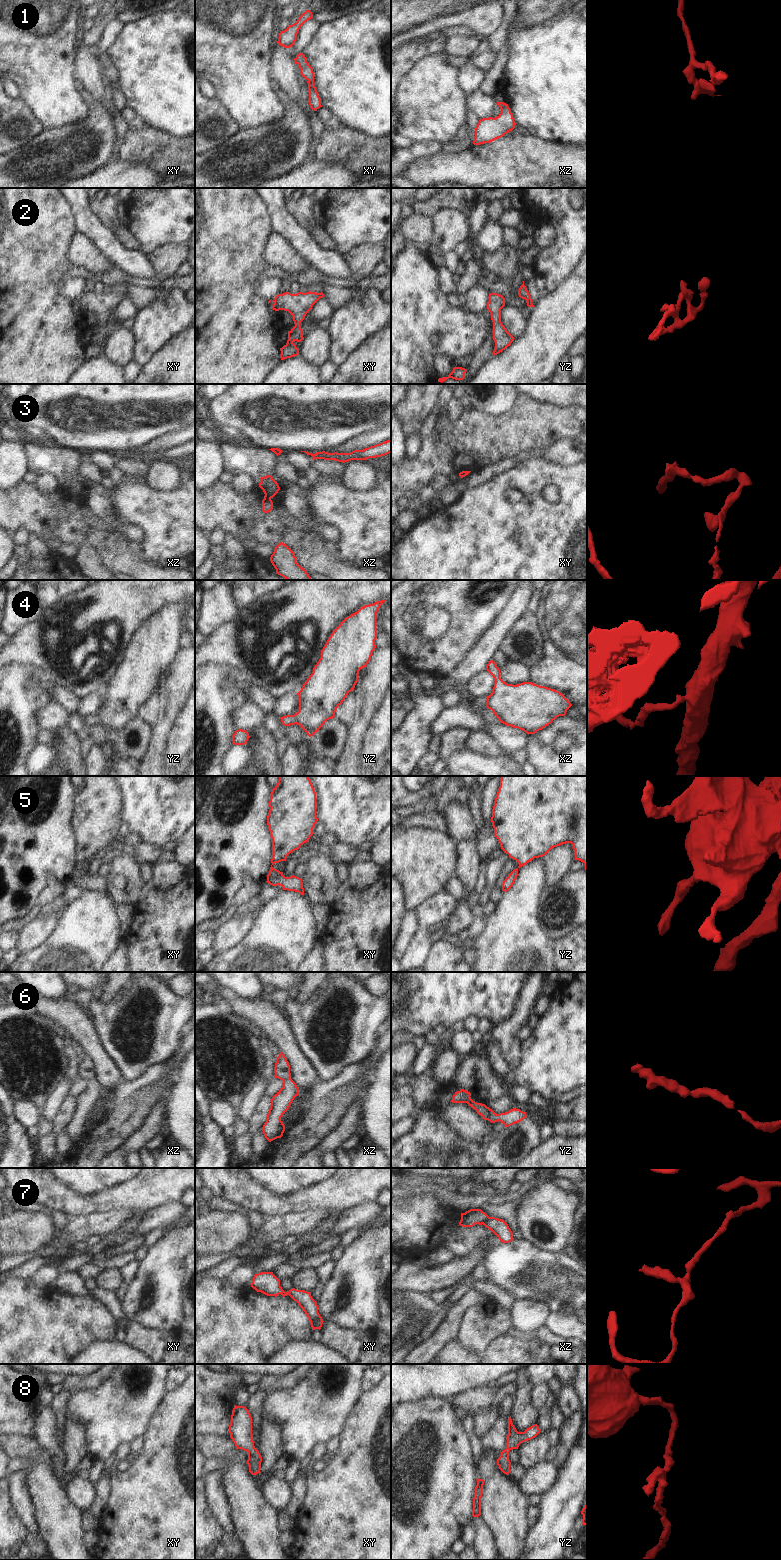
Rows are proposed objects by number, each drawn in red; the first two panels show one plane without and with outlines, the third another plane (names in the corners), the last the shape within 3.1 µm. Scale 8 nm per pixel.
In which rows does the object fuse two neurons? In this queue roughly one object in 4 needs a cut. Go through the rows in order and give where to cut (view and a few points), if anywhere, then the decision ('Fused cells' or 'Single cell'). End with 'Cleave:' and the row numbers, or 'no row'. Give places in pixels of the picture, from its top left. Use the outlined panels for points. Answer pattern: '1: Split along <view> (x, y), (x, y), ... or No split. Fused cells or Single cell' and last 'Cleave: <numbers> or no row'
1: No split. Single cell
2: No split. Single cell
3: Split along xz (265, 495), (270, 498). Fused cells
4: No split. Single cell
5: No split. Single cell
6: No split. Single cell
7: Split along xz (488, 1216), (488, 1219), (483, 1224). Fused cells
8: No split. Single cell
Cleave: 3, 7.

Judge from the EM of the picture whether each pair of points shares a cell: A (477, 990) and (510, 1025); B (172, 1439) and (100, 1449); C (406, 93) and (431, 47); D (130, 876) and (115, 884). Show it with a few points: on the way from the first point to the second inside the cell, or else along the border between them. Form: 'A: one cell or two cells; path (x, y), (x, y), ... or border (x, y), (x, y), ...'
A: two cells; border (518, 999), (512, 1014), (493, 1026)
B: two cells; border (154, 1413), (149, 1420), (147, 1429), (142, 1434)
C: two cells; border (442, 49), (424, 55), (409, 69)
D: one cell; path (126, 879), (119, 884)

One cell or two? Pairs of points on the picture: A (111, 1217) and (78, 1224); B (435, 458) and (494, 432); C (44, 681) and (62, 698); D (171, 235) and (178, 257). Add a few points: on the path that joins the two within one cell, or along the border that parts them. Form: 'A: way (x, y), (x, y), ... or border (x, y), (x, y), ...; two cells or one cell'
A: way (103, 1223), (86, 1224); one cell
B: way (450, 448), (479, 439); one cell
C: way (48, 684), (58, 694); one cell
D: border (184, 244), (165, 244), (151, 251); two cells

